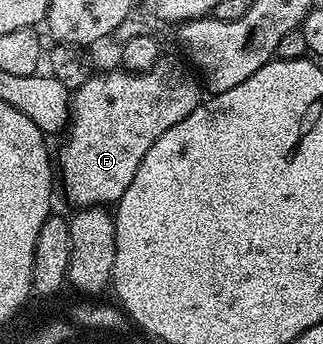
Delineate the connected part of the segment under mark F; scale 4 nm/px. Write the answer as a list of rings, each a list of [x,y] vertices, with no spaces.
[[[158,60],[150,70],[134,72],[124,68],[109,70],[106,74],[90,73],[87,84],[72,91],[72,111],[69,116],[65,139],[61,142],[61,151],[56,151],[55,166],[59,171],[59,182],[65,185],[65,194],[73,208],[86,206],[108,207],[116,204],[127,192],[131,180],[135,180],[135,172],[139,172],[139,164],[143,164],[143,156],[151,152],[151,144],[167,132],[167,128],[175,128],[179,120],[191,116],[195,108],[203,101],[202,83],[198,75],[184,61],[165,62]]]

